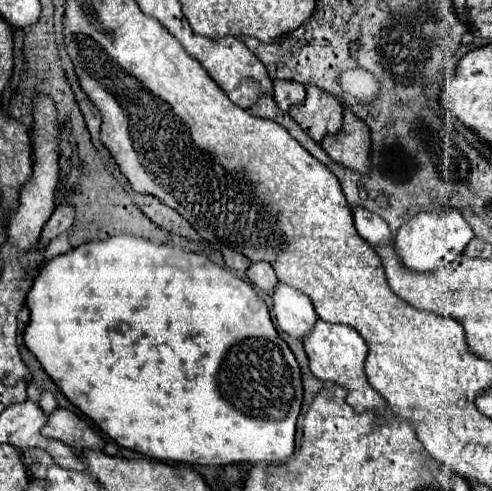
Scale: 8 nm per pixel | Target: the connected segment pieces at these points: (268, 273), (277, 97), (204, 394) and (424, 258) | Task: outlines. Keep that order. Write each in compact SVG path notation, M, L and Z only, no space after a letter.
M258 261L258 263L252 263L250 269L246 271L250 283L254 283L258 289L262 289L264 293L272 295L276 285L278 285L278 277L274 273L274 269L266 263L266 261Z
M274 81L274 101L284 113L288 113L292 105L302 105L304 97L306 97L306 91L304 87L300 87L300 83Z
M114 235L104 241L82 243L64 255L44 261L26 295L26 307L30 309L30 321L24 329L26 347L36 355L64 397L118 445L158 461L192 465L230 465L240 461L280 463L294 453L294 427L302 403L300 367L290 347L280 339L276 327L272 325L266 303L248 281L236 277L230 269L212 263L204 255L186 253L168 245L156 245L154 241L136 235Z
M448 209L444 213L418 213L398 229L394 249L404 267L408 267L410 271L426 273L442 269L450 261L454 261L466 249L472 237L474 233L458 209Z

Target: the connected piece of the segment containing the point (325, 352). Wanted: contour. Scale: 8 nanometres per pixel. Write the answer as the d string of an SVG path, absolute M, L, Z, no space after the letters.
M322 319L316 321L316 327L312 329L312 335L304 339L304 349L310 359L310 371L320 381L332 381L336 385L342 385L348 391L348 405L356 413L374 411L376 419L384 419L386 415L386 401L370 387L366 373L364 373L364 359L366 359L366 343L360 337L360 333L348 325L332 325Z

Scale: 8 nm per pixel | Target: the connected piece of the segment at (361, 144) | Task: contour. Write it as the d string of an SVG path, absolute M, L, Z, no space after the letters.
M344 111L344 123L338 135L332 135L324 139L322 143L328 157L342 167L348 167L360 175L370 173L370 133L368 127L356 119L356 115L350 115L350 111Z

